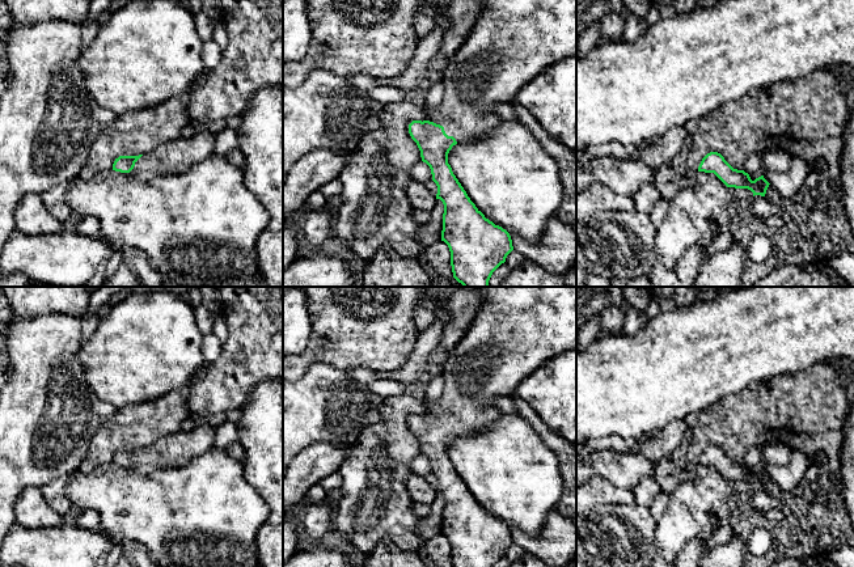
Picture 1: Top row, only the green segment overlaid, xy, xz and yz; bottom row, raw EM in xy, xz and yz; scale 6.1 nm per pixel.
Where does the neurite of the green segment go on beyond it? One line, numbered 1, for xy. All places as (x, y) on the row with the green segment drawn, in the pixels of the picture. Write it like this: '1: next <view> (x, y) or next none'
1: next xy (174, 156)

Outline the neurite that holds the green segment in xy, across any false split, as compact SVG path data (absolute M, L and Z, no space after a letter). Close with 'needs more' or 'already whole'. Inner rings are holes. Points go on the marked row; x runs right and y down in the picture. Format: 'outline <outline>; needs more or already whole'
outline M203 130L191 137L179 136L162 143L147 155L119 156L113 164L113 170L121 173L177 174L204 161L212 155L214 147L215 135L208 130Z; needs more

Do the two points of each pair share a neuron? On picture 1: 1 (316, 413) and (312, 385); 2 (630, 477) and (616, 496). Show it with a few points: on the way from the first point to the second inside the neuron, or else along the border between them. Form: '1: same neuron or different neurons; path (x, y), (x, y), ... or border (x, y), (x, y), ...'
1: same neuron; path (316, 406), (316, 392)
2: different neurons; border (595, 474), (616, 486), (631, 490)

